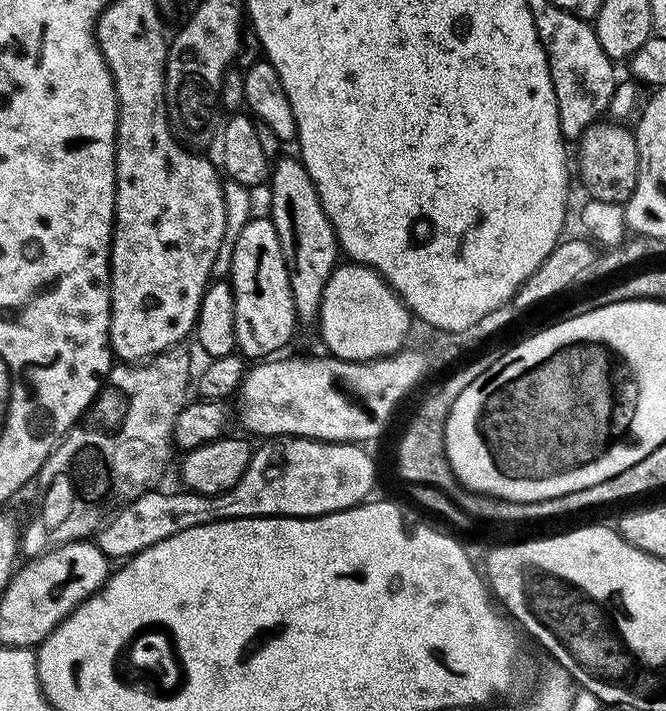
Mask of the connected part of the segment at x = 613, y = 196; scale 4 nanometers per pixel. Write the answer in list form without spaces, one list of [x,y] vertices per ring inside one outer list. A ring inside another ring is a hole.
[[[620,122],[591,124],[578,138],[580,144],[580,180],[584,183],[587,195],[593,200],[624,204],[636,185],[638,146],[636,134],[631,127]]]

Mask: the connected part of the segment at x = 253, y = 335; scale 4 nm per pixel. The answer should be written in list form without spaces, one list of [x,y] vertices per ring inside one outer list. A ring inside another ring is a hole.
[[[267,215],[251,218],[242,226],[238,240],[234,242],[233,262],[230,283],[234,294],[234,338],[236,352],[252,362],[275,357],[283,353],[292,335],[298,329],[294,298],[290,294],[290,278],[286,258],[282,254],[282,246],[278,242],[278,230],[273,226]]]

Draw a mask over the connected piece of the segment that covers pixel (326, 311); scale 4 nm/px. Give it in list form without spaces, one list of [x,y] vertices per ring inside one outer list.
[[[351,262],[341,263],[330,274],[326,282],[326,290],[322,294],[322,306],[318,317],[320,324],[320,336],[329,353],[337,356],[339,360],[381,360],[383,356],[393,356],[405,347],[404,339],[408,336],[408,320],[410,313],[391,286],[385,282],[380,273],[364,264]]]

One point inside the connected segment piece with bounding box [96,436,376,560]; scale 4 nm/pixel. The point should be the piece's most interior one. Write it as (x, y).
(292, 476)

